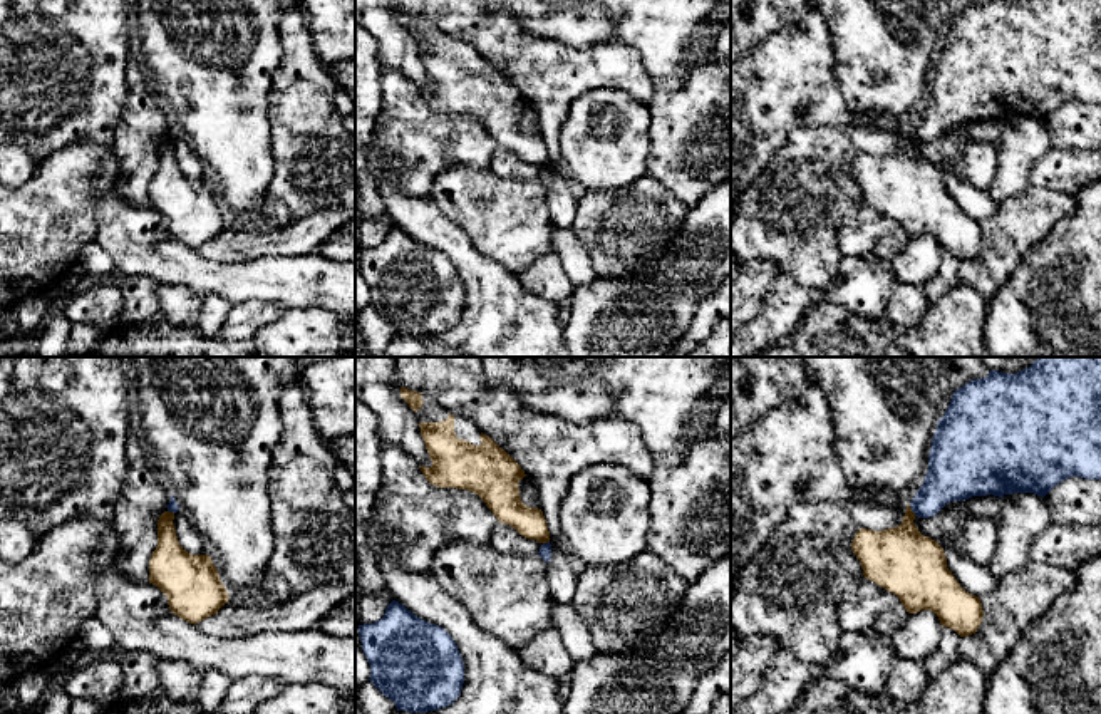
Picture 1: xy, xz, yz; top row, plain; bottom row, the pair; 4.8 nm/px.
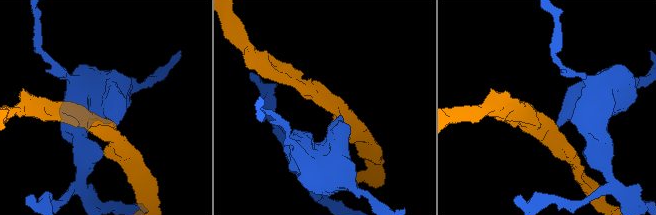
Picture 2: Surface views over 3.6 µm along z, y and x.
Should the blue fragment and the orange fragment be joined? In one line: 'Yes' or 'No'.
No

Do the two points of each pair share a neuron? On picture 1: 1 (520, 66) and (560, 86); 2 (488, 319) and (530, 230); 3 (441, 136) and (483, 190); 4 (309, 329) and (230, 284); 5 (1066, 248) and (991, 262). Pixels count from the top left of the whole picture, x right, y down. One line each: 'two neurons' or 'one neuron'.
1: one neuron
2: two neurons
3: two neurons
4: two neurons
5: two neurons

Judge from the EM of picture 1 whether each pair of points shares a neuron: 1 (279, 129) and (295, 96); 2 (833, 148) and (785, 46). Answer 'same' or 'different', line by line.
1: same
2: different

